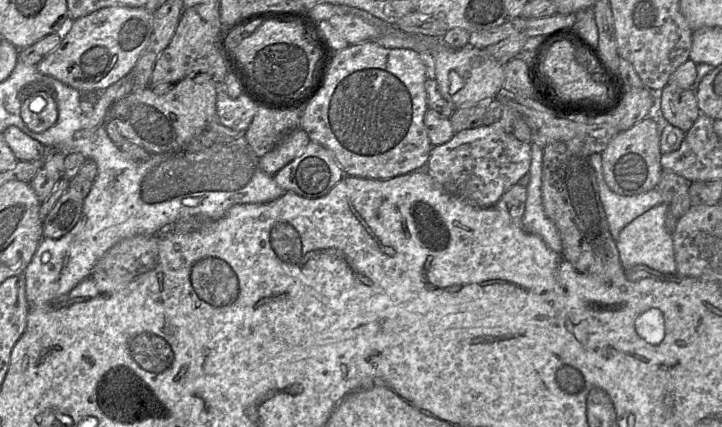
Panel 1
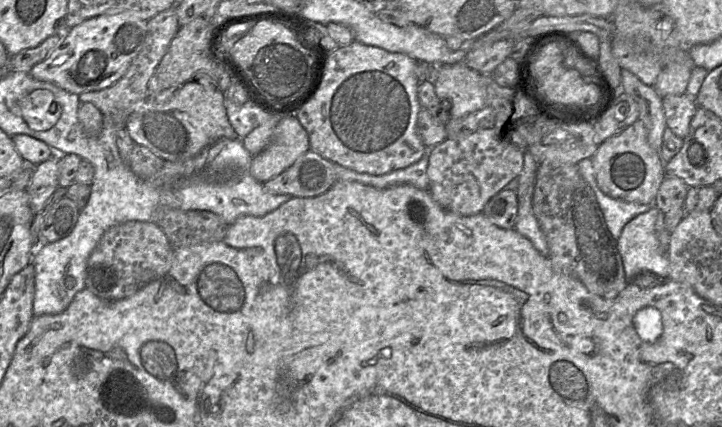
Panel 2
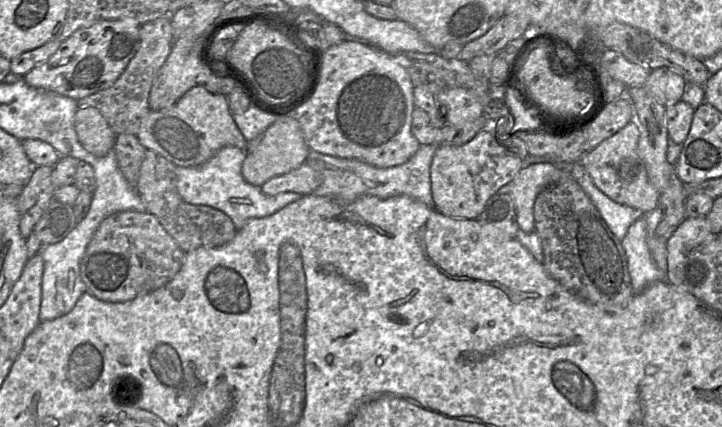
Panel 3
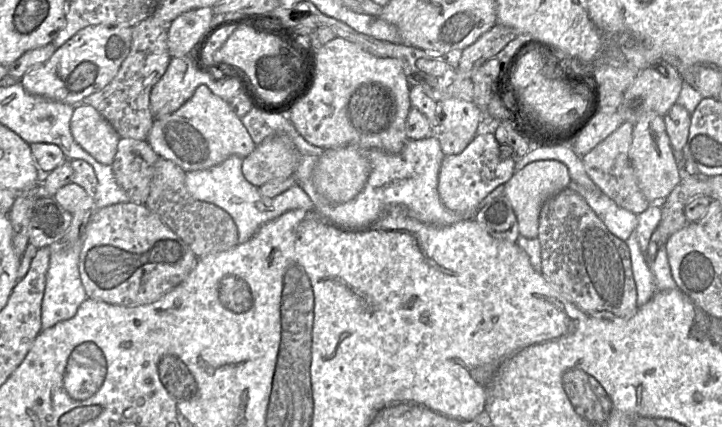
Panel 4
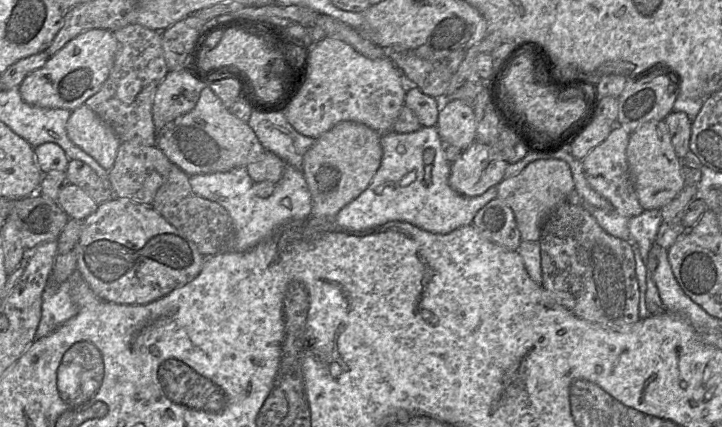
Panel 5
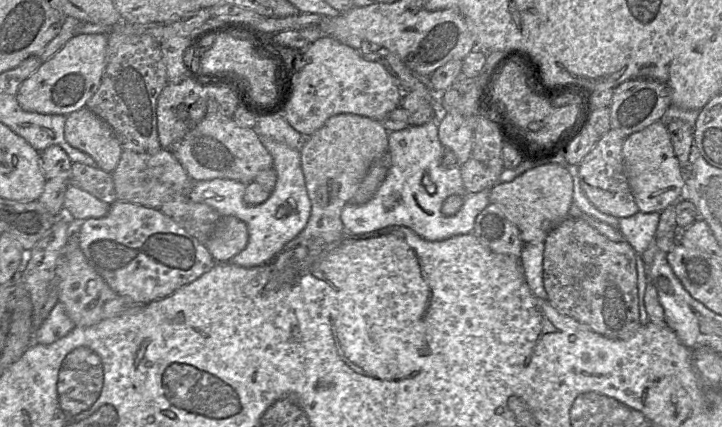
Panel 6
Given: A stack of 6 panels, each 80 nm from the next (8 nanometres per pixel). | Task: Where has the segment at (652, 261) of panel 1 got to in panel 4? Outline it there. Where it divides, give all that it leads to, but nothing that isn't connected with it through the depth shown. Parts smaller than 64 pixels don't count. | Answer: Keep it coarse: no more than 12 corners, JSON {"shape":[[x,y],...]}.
{"shape":[[635,230],[625,242],[630,251],[637,307],[658,290]]}

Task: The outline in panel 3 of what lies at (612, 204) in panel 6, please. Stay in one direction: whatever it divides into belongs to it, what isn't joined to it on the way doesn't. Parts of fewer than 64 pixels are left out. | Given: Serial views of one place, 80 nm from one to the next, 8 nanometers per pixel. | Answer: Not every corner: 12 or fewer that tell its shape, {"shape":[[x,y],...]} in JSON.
{"shape":[[632,120],[580,162],[610,199],[658,207]]}

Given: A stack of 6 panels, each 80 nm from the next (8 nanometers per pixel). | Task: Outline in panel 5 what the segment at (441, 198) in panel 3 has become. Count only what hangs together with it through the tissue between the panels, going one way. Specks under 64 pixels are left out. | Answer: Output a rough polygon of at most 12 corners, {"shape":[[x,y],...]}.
{"shape":[[474,141],[451,163],[449,185],[479,196],[508,165]]}

